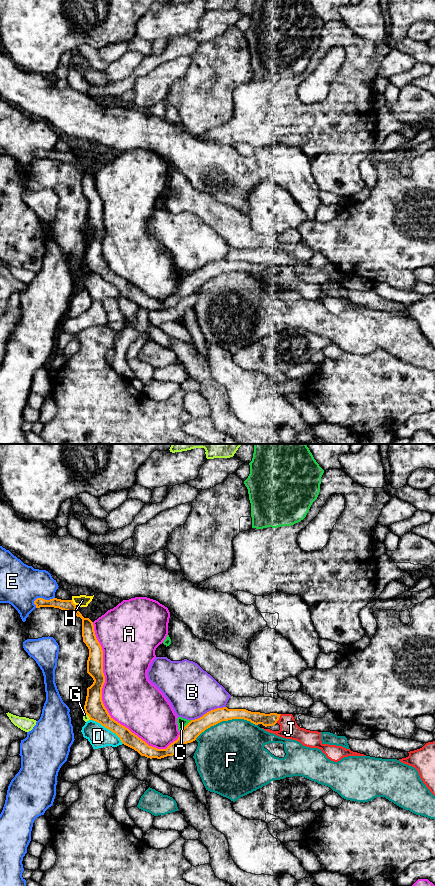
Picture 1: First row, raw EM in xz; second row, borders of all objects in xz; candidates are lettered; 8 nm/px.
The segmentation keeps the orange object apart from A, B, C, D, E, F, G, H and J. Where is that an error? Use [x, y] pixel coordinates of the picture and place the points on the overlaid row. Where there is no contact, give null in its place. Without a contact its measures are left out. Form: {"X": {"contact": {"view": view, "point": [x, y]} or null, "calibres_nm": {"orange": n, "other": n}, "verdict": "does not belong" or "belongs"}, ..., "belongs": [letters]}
{"A": {"contact": {"view": "xz", "point": [101, 696]}, "calibres_nm": {"orange": 160, "other": 420}, "verdict": "does not belong"}, "B": {"contact": {"view": "xz", "point": [209, 711]}, "calibres_nm": {"orange": 140, "other": 400}, "verdict": "does not belong"}, "C": {"contact": {"view": "xz", "point": [185, 726]}, "calibres_nm": {"orange": 140, "other": 80}, "verdict": "does not belong"}, "D": {"contact": {"view": "xz", "point": [107, 728]}, "calibres_nm": {"orange": 160, "other": 170}, "verdict": "does not belong"}, "E": {"contact": {"view": "xz", "point": [43, 599]}, "calibres_nm": {"orange": 100, "other": 340}, "verdict": "does not belong"}, "F": {"contact": {"view": "xz", "point": [226, 720]}, "calibres_nm": {"orange": 120, "other": 480}, "verdict": "does not belong"}, "G": {"contact": {"view": "xz", "point": [88, 715]}, "calibres_nm": {"orange": 160, "other": 50}, "verdict": "does not belong"}, "H": {"contact": {"view": "xz", "point": [73, 603]}, "calibres_nm": {"orange": 100, "other": 90}, "verdict": "does not belong"}, "J": {"contact": {"view": "xz", "point": [279, 717]}, "calibres_nm": {"orange": 100, "other": 150}, "verdict": "does not belong"}, "belongs": []}

